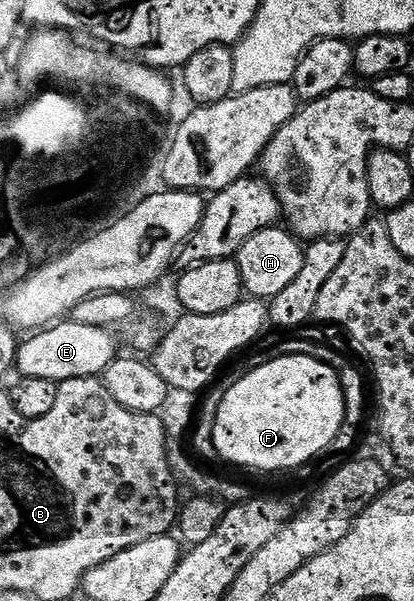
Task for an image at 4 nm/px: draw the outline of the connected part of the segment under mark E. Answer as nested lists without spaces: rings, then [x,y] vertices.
[[[64,319],[42,331],[36,332],[19,346],[17,369],[23,377],[68,381],[82,377],[99,377],[107,364],[117,356],[115,341],[110,332],[99,327],[89,327],[70,319]]]

